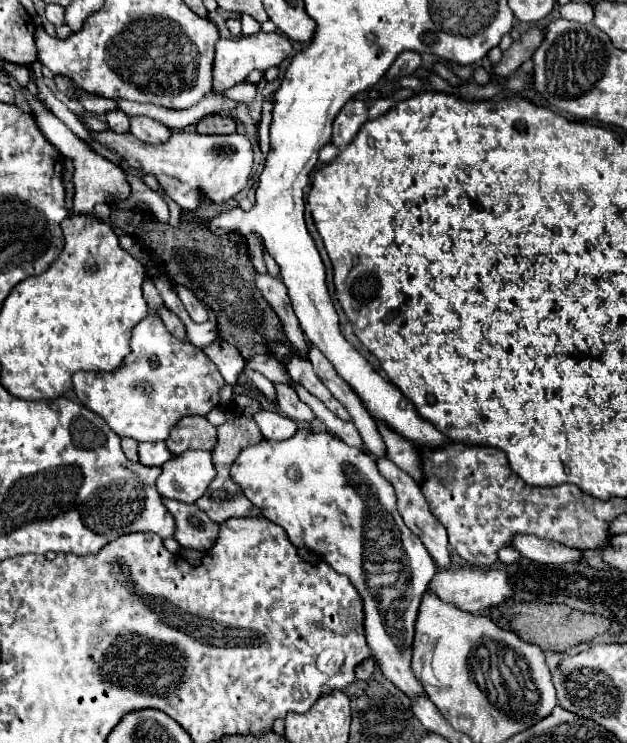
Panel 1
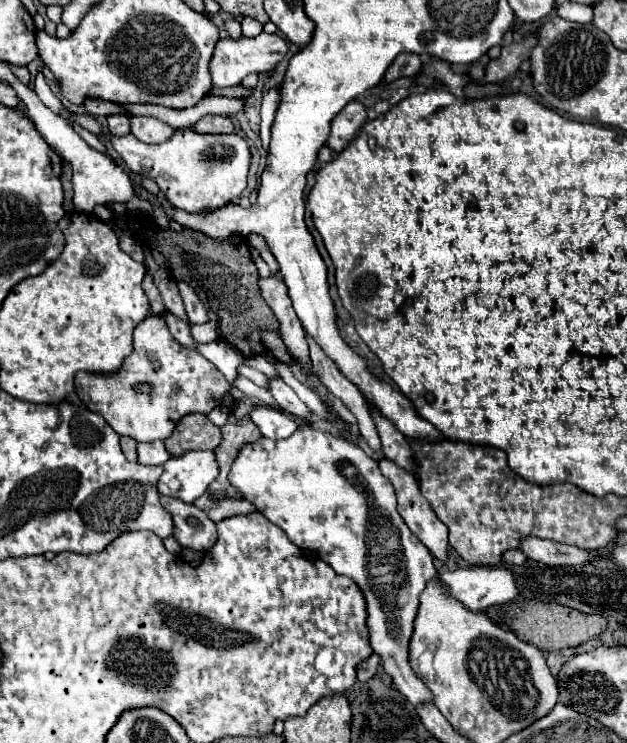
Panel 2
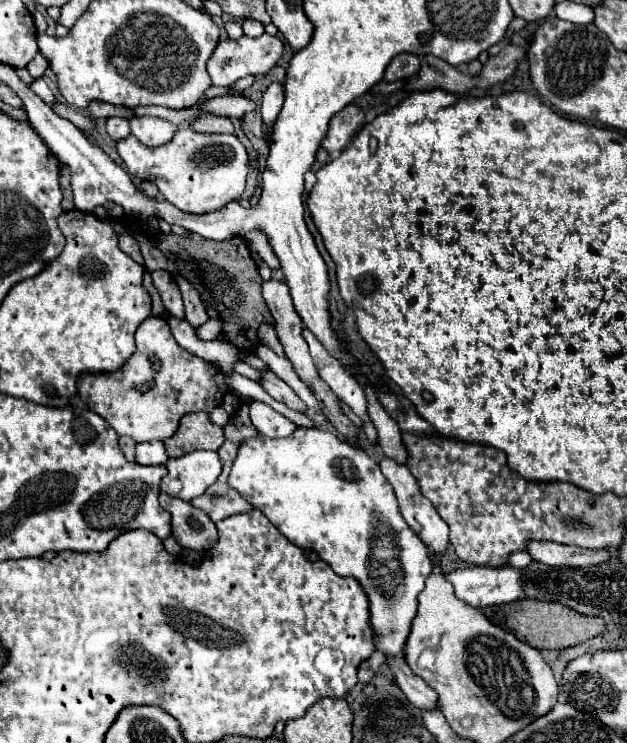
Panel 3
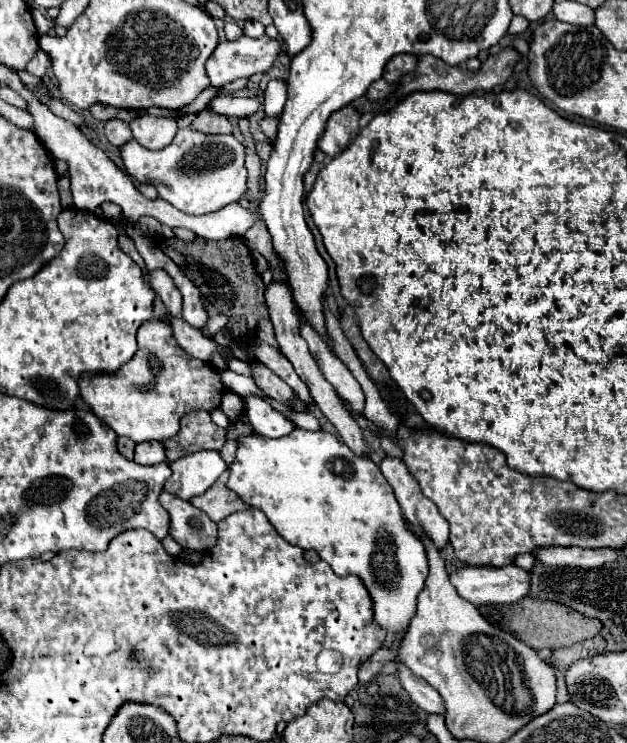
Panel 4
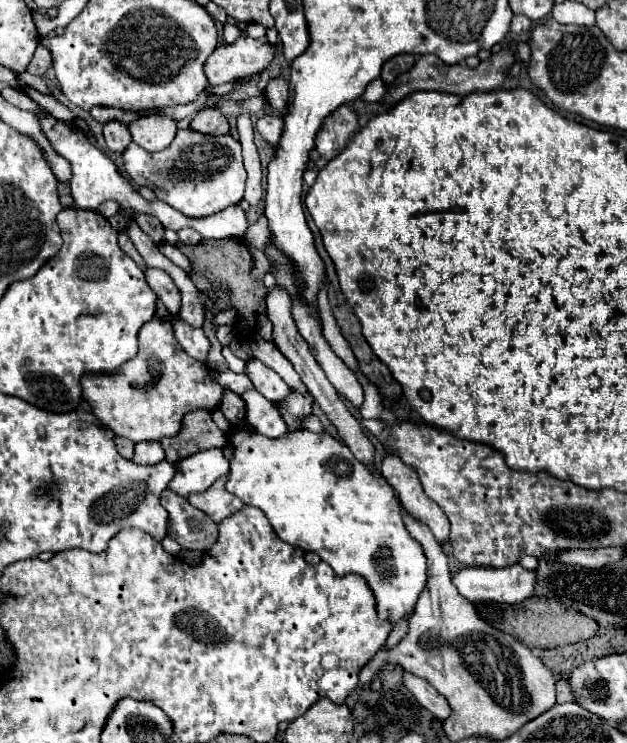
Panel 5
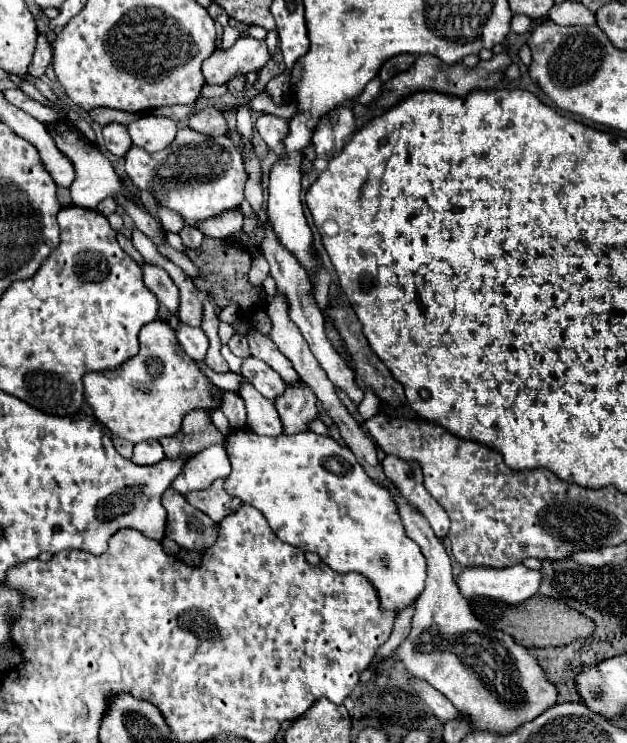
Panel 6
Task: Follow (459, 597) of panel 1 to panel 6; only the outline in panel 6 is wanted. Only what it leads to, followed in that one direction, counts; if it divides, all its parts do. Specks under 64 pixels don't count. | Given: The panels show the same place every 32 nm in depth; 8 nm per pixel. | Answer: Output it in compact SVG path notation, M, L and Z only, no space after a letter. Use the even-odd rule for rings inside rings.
M524 564L510 568L466 568L456 580L460 592L466 598L486 596L506 604L520 604L532 598L542 584L542 572L530 570Z

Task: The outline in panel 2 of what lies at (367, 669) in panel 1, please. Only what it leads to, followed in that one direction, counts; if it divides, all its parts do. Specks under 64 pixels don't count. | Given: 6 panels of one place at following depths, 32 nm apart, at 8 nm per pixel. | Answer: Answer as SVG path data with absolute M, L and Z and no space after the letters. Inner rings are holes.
M372 654L370 658L366 658L366 660L358 666L358 680L360 680L360 682L370 680L370 678L376 674L378 666L380 666L380 656L378 656L378 654Z

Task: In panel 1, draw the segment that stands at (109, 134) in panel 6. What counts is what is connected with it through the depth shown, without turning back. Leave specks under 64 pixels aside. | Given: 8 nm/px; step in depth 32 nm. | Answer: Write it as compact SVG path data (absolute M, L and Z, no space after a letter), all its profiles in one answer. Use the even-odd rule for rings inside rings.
M114 110L114 112L108 112L106 114L106 120L108 120L108 128L116 134L126 134L130 130L130 122L128 122L128 116L122 112L122 110Z

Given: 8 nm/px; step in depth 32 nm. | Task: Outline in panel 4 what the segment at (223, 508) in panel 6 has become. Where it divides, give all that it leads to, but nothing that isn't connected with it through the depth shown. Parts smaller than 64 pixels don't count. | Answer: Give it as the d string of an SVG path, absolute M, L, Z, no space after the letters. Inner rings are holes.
M224 472L204 494L190 498L190 504L206 512L214 522L220 522L226 516L248 508L246 502L236 492L230 492L226 488L226 480L228 480L228 472Z

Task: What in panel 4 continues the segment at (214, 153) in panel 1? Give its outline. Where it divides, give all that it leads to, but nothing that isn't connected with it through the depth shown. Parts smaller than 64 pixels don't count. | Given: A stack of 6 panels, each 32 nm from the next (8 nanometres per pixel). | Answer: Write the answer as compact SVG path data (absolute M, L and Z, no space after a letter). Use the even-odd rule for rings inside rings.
M192 128L178 130L172 144L162 150L150 152L130 140L120 150L126 174L140 184L152 184L158 198L170 202L184 214L210 214L232 202L238 202L246 192L246 166L244 146L232 136L202 134Z

